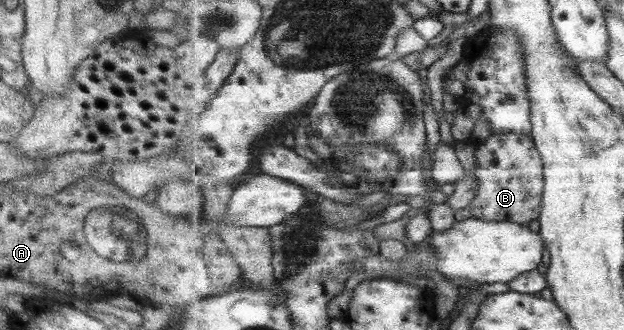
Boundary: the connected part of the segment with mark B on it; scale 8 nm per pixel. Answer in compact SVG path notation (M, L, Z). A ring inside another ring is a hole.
M494 133L482 143L482 149L478 149L476 155L504 157L478 157L478 169L474 171L478 191L469 204L473 217L522 225L538 220L543 208L545 163L532 136Z

